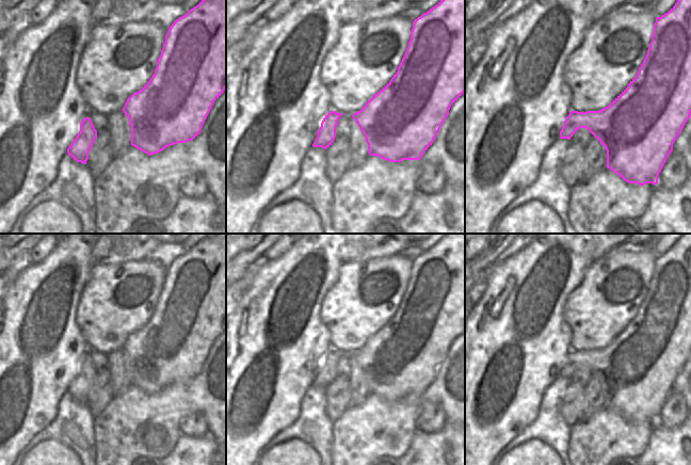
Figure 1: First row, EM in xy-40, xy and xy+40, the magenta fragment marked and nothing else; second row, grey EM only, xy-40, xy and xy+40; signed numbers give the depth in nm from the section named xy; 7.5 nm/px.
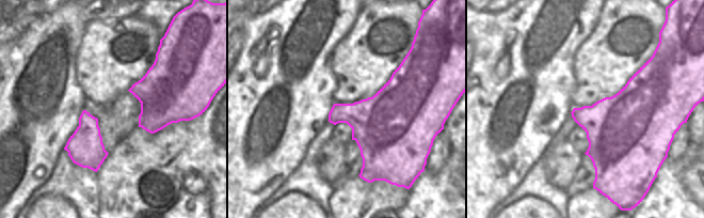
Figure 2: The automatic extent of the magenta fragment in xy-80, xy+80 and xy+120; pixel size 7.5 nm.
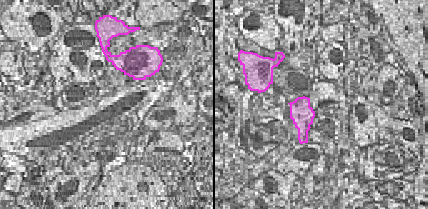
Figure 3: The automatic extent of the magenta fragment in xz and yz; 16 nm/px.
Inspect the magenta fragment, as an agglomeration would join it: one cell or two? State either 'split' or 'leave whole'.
leave whole

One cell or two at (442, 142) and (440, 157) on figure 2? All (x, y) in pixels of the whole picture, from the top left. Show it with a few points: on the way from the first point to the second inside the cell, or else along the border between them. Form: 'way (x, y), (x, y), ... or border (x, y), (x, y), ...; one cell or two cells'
way (441, 145), (440, 154); one cell

